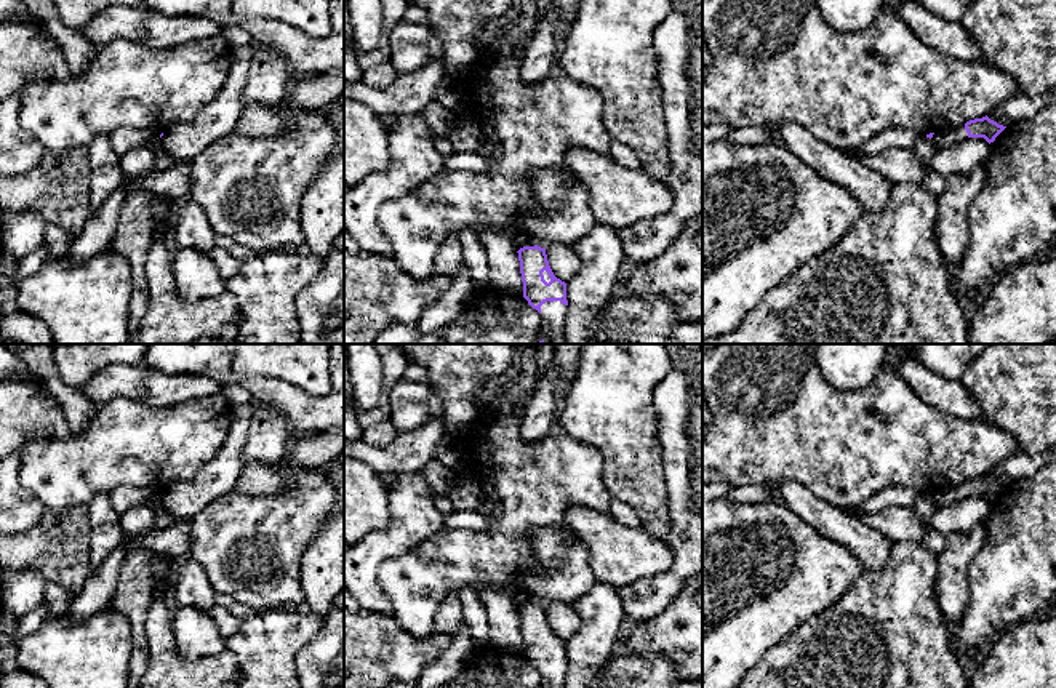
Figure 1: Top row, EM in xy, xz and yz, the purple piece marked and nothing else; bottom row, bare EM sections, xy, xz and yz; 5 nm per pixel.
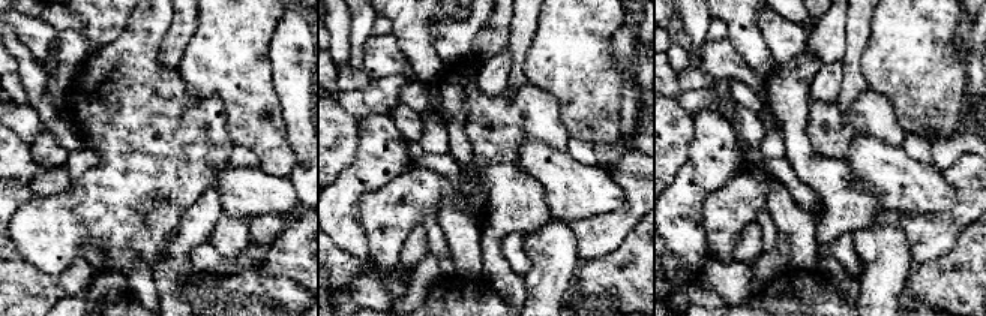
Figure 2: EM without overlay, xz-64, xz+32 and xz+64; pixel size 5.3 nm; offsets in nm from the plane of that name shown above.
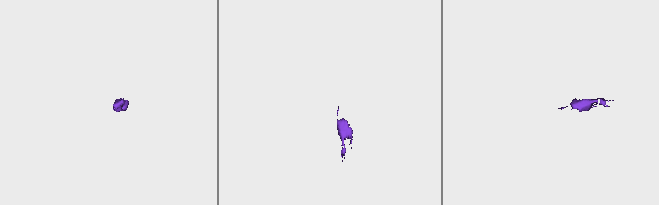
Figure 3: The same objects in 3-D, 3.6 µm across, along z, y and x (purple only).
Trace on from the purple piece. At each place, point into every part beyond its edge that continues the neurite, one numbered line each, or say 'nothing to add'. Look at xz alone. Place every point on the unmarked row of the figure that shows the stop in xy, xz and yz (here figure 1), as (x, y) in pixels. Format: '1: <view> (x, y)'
1: xz (562, 573)
2: xz (552, 672)

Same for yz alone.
1: yz (944, 496)

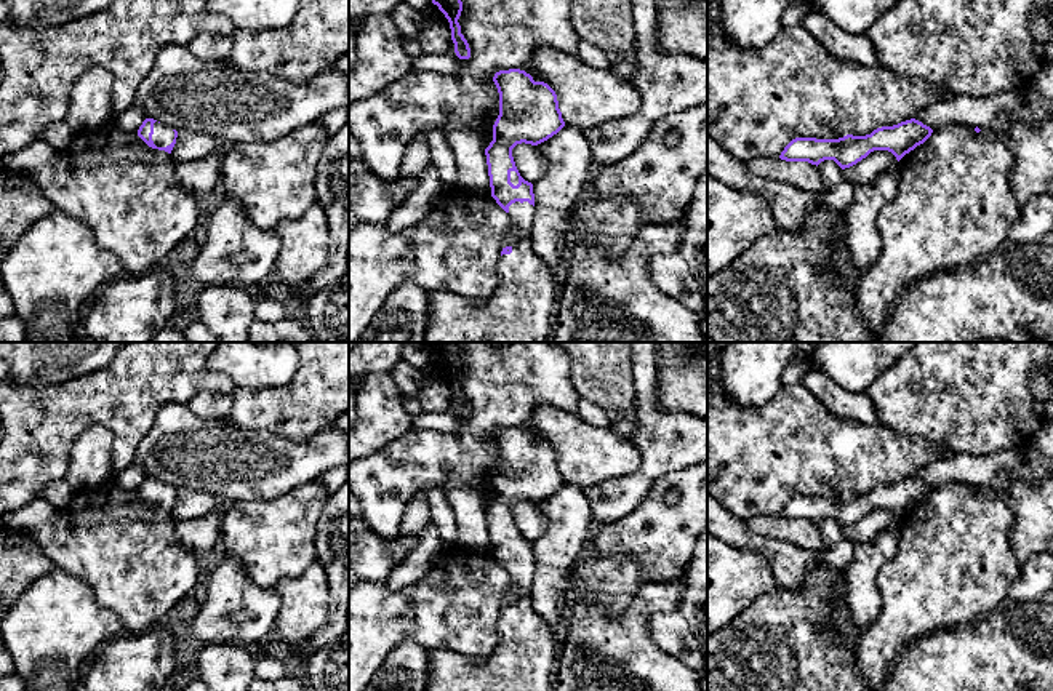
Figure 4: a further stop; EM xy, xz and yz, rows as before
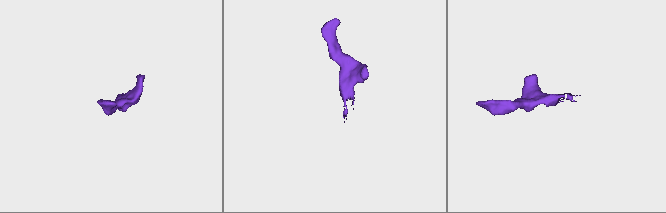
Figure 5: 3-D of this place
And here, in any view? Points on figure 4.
1: xy (164, 493)

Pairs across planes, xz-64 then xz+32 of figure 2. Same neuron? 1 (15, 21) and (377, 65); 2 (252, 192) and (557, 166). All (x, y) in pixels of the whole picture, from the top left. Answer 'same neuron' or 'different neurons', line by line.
1: same neuron
2: same neuron

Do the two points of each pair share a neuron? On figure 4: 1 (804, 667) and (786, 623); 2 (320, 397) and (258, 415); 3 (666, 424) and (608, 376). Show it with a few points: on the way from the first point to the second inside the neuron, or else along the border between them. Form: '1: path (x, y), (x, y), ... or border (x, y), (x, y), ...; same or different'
1: path (799, 656), (786, 634); same
2: path (304, 407), (300, 410), (274, 410); same
3: border (631, 360), (636, 415), (634, 434); different

